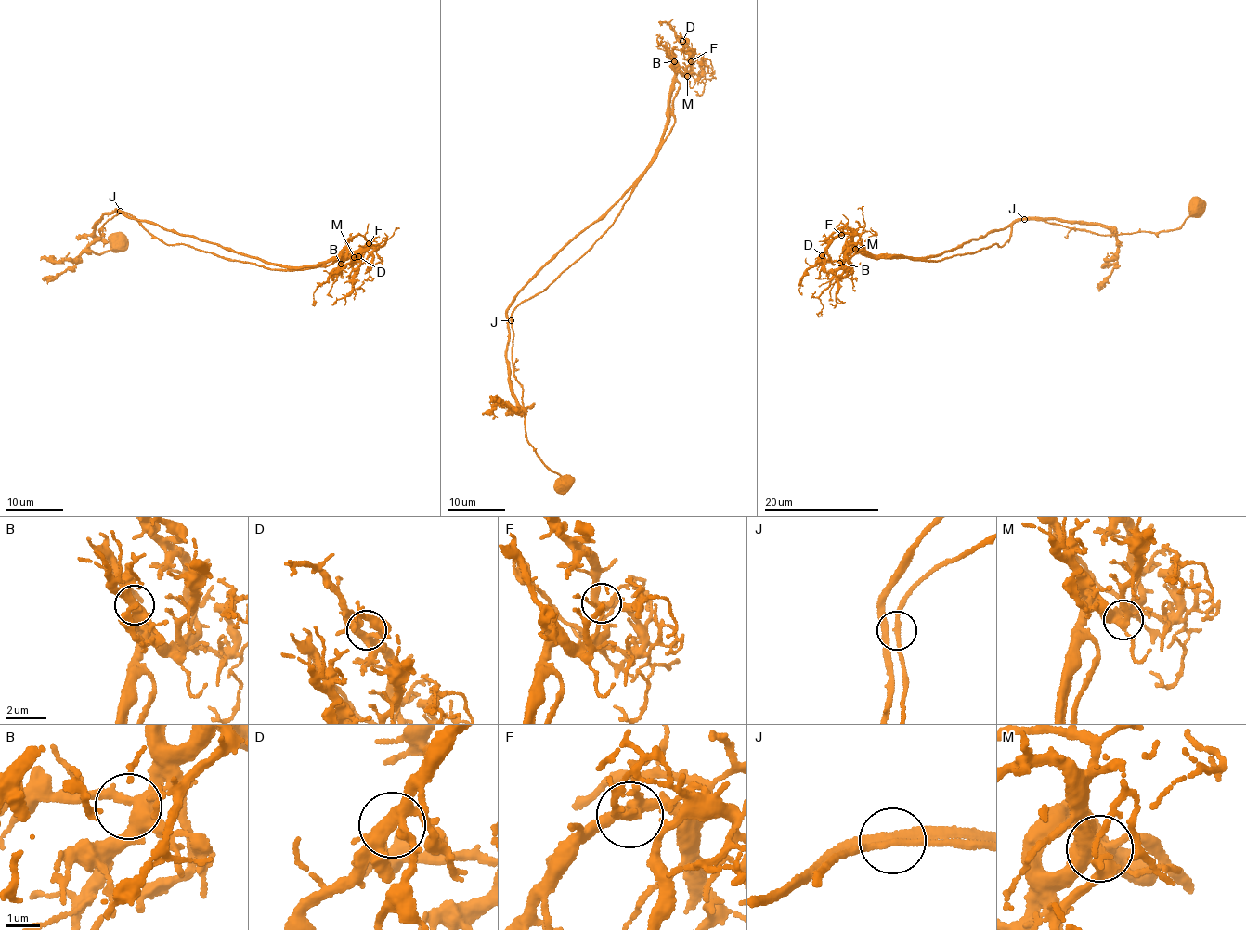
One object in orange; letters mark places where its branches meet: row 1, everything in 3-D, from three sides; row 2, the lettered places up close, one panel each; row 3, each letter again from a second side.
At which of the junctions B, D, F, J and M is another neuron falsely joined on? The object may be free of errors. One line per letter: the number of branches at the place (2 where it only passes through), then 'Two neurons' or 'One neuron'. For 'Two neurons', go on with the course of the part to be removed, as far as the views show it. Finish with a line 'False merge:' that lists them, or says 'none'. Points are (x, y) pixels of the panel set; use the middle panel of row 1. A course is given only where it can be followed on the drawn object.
B: Branches: 4. One neuron
D: Branches: 4. One neuron
F: Branches: 5. One neuron
J: Branches: 4. One neuron
M: Branches: 5. One neuron
False merge: none

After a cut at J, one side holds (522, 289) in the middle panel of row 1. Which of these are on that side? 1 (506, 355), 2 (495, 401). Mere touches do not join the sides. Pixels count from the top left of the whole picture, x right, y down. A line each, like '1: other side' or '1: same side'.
1: same side
2: same side

